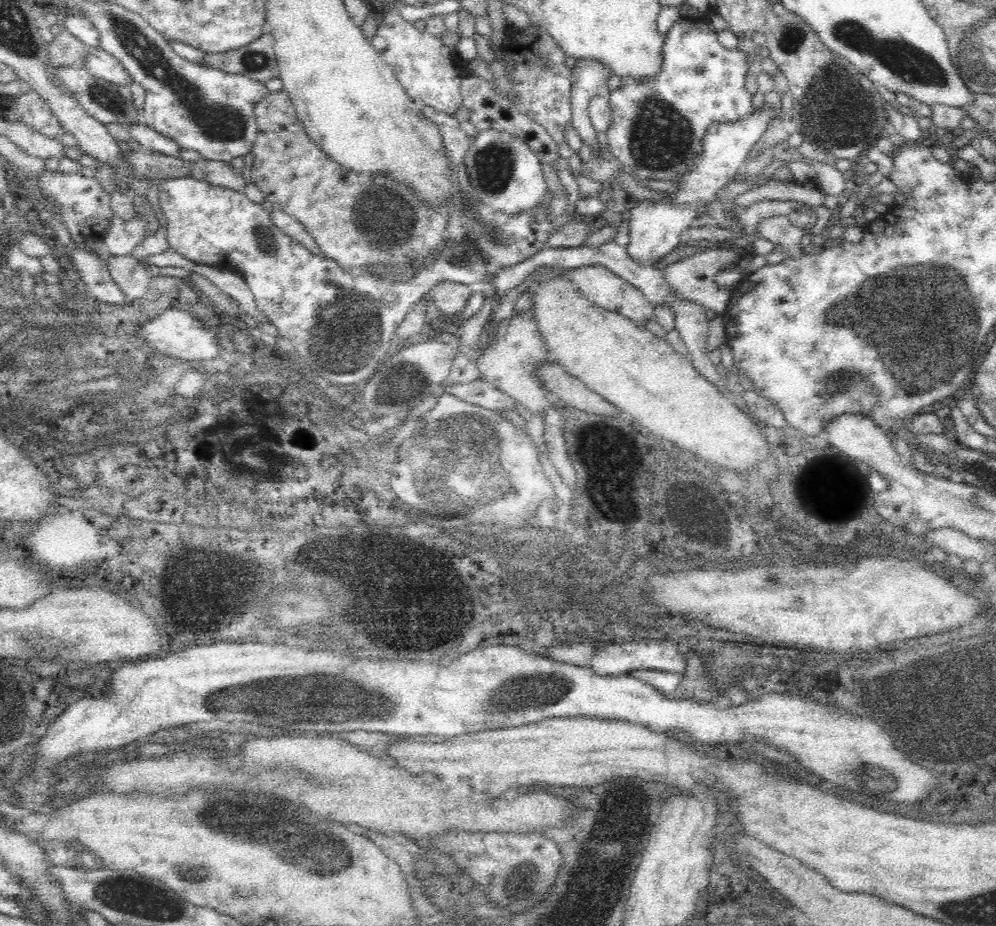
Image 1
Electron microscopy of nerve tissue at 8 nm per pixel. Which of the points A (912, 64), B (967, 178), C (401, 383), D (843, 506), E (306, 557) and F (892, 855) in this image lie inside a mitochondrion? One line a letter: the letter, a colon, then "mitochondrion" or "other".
A: mitochondrion
B: other
C: mitochondrion
D: other
E: other
F: other

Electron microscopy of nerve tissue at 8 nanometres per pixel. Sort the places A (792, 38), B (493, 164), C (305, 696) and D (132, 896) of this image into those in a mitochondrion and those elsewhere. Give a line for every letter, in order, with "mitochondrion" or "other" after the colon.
A: mitochondrion
B: mitochondrion
C: mitochondrion
D: mitochondrion

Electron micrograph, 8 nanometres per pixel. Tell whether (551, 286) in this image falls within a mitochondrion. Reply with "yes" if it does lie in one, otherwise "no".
no

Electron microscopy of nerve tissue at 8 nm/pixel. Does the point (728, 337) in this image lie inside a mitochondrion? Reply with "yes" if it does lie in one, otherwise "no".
no

